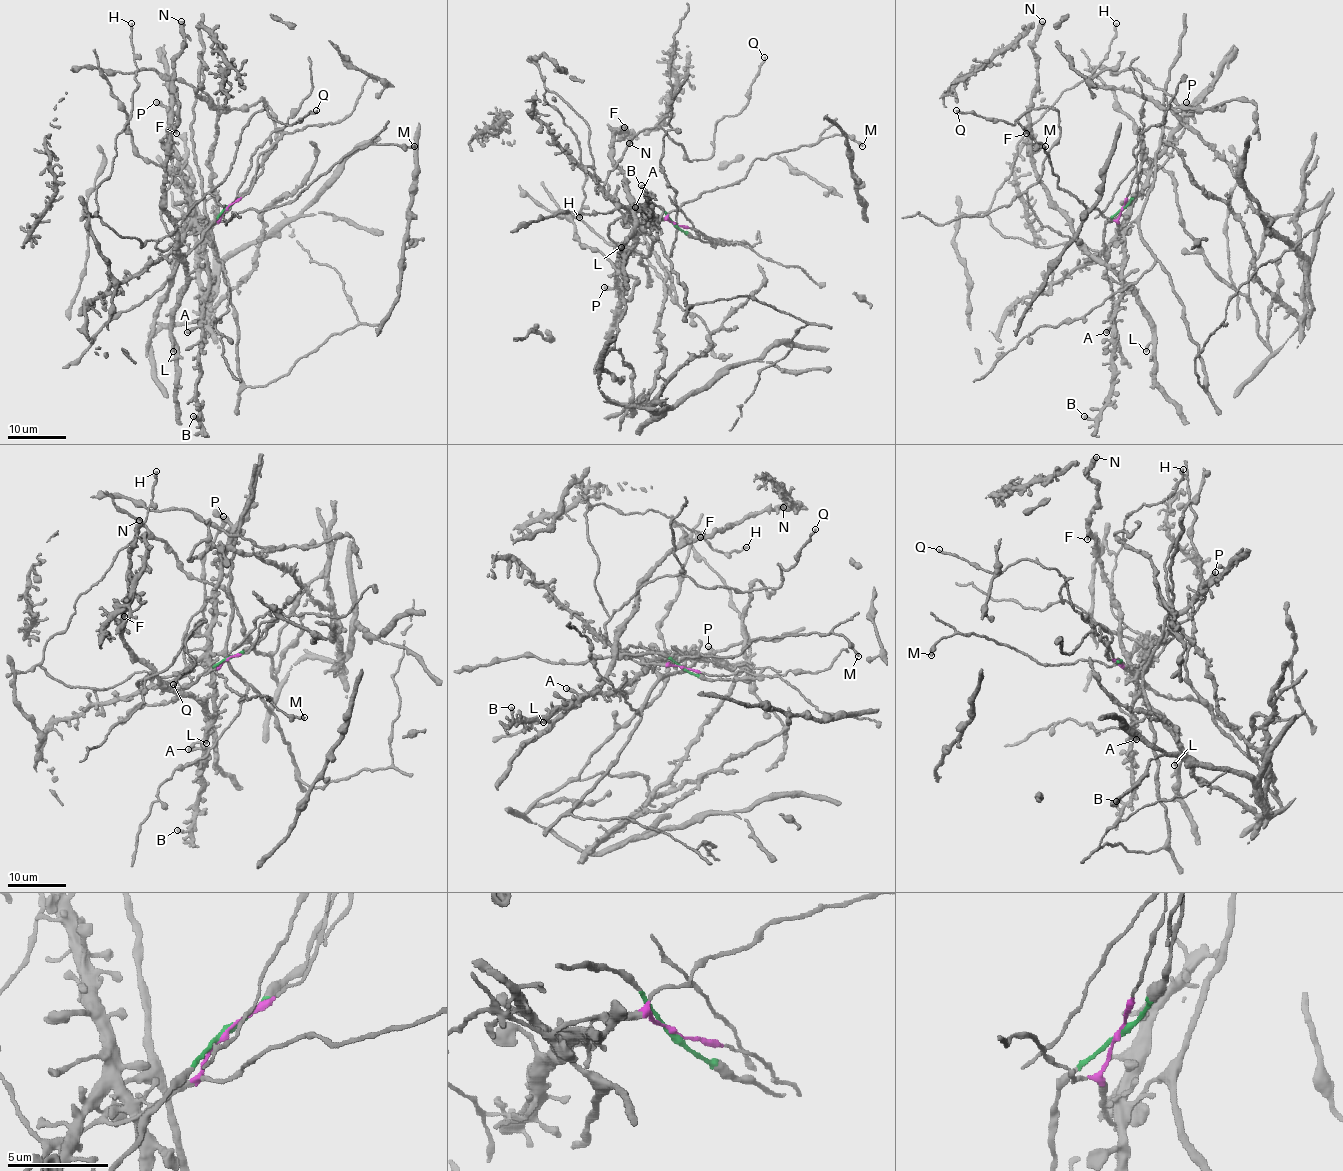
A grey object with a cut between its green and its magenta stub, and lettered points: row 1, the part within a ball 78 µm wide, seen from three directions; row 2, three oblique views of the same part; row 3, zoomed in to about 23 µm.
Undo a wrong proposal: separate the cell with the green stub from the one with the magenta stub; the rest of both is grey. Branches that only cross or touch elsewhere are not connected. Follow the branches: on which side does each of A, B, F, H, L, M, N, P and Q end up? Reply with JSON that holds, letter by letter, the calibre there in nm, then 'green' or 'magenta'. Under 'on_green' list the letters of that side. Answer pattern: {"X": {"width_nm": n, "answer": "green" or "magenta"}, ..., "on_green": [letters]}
{"A": {"width_nm": 440, "answer": "magenta"}, "B": {"width_nm": 340, "answer": "magenta"}, "F": {"width_nm": 220, "answer": "green"}, "H": {"width_nm": 200, "answer": "magenta"}, "L": {"width_nm": 280, "answer": "green"}, "M": {"width_nm": 280, "answer": "magenta"}, "N": {"width_nm": 550, "answer": "green"}, "P": {"width_nm": 480, "answer": "magenta"}, "Q": {"width_nm": 160, "answer": "magenta"}, "on_green": ["F", "L", "N"]}

